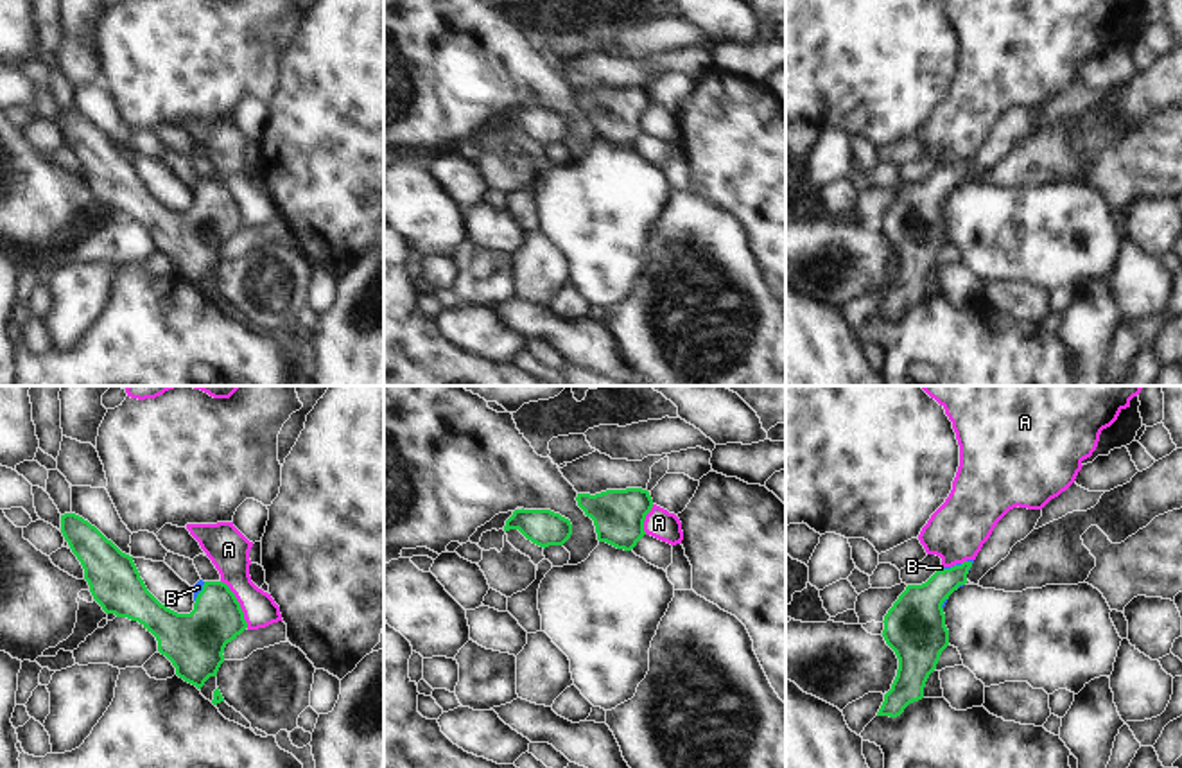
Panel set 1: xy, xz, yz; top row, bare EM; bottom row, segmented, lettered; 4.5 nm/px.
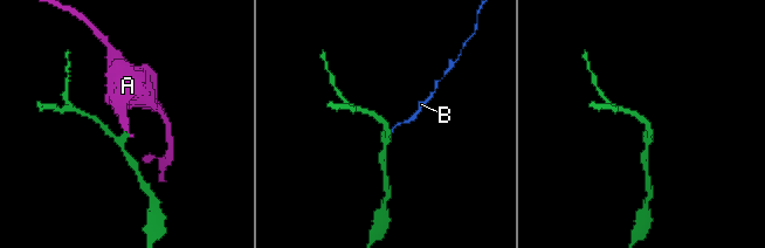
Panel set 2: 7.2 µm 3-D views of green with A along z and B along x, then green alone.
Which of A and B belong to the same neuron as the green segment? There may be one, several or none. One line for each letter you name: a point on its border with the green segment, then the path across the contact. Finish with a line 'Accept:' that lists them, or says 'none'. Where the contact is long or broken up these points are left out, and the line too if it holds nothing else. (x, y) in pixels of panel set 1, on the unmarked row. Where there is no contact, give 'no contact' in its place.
B: yz (951, 165) | across yz (919, 210), (951, 165), (940, 165)
Accept: B

